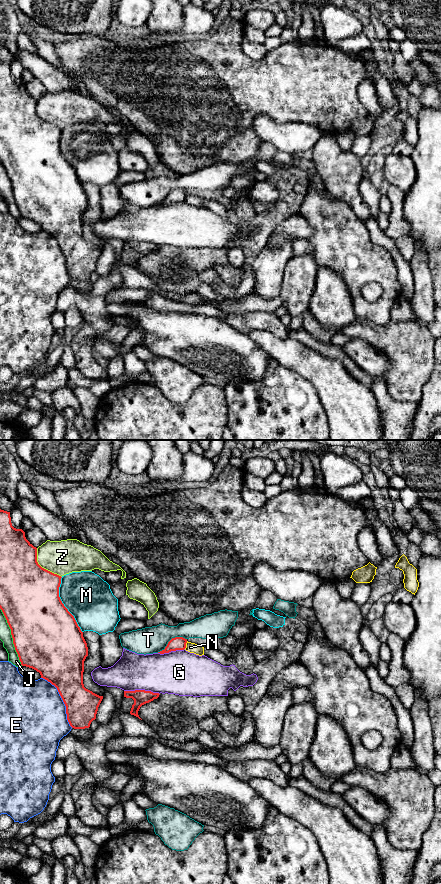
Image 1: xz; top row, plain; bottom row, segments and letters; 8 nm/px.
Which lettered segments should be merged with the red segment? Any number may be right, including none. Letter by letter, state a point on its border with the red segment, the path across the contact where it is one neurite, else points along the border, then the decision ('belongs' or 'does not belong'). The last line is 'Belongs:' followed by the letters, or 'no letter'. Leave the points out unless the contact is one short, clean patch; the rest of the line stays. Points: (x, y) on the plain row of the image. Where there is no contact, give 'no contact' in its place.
E: xz (62, 251) | does not belong
G: xz (142, 242) | does not belong
J: xz (12, 189) | does not belong
M: xz (63, 157) | does not belong
N: xz (185, 197) | along xz (187, 193), (184, 200) | does not belong
T: xz (170, 192) | does not belong
Z: xz (41, 119) | does not belong
Belongs: no letter

